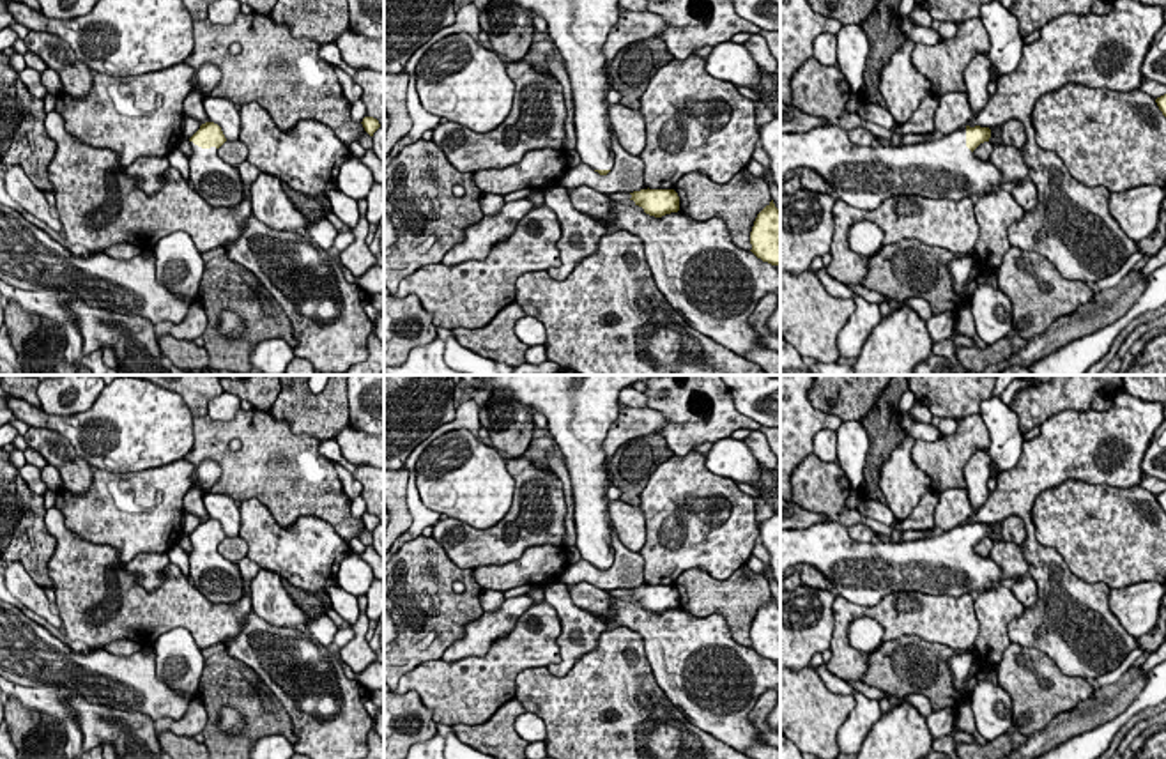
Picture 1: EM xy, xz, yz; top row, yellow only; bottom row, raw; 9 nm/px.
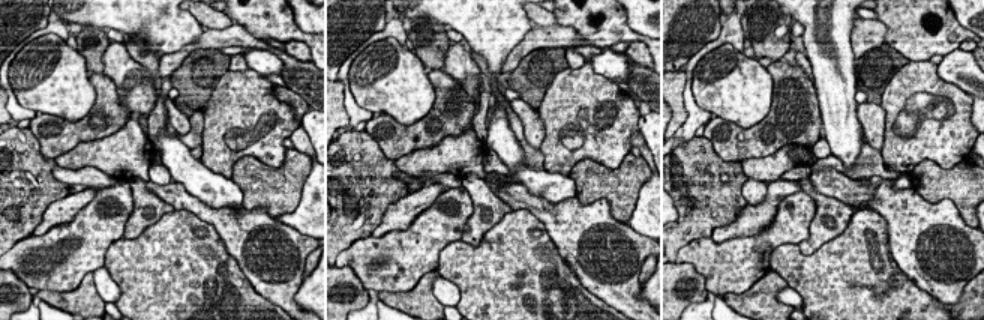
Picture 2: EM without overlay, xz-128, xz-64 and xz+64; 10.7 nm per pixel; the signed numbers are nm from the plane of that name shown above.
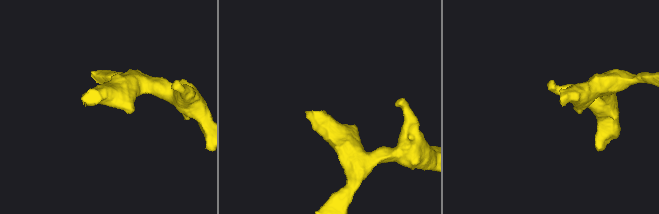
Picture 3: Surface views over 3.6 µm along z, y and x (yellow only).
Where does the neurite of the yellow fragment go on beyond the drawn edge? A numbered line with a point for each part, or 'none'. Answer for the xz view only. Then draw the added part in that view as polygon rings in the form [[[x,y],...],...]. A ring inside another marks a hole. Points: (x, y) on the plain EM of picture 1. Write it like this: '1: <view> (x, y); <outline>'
1: xz (581, 409); [[[460,375],[471,389],[510,389],[541,412],[570,472],[575,547],[593,566],[612,566],[616,550],[609,517],[603,442],[619,416],[619,391],[658,375]]]

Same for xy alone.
1: xy (218, 579); [[[191,538],[189,579],[211,603],[234,603],[242,598],[244,582],[237,564],[218,552],[218,545],[202,545]]]

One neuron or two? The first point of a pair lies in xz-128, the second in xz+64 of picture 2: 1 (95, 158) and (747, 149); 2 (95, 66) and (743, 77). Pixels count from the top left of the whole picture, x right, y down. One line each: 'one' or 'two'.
1: two
2: two

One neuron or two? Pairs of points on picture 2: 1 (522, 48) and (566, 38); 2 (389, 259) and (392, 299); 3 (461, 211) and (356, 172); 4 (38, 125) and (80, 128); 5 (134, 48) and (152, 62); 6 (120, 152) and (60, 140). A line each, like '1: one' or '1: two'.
1: one
2: two
3: two
4: one
5: one
6: two

